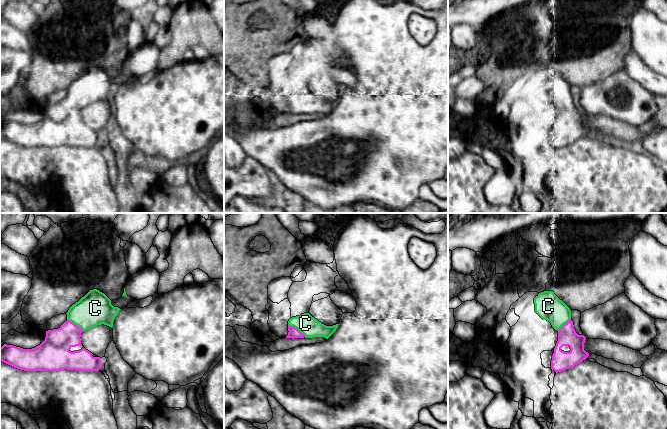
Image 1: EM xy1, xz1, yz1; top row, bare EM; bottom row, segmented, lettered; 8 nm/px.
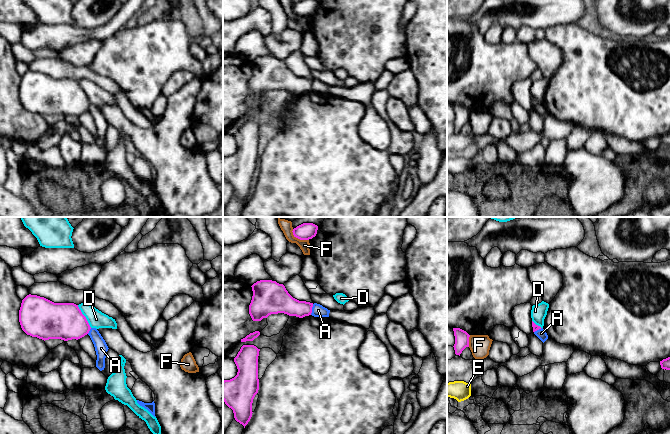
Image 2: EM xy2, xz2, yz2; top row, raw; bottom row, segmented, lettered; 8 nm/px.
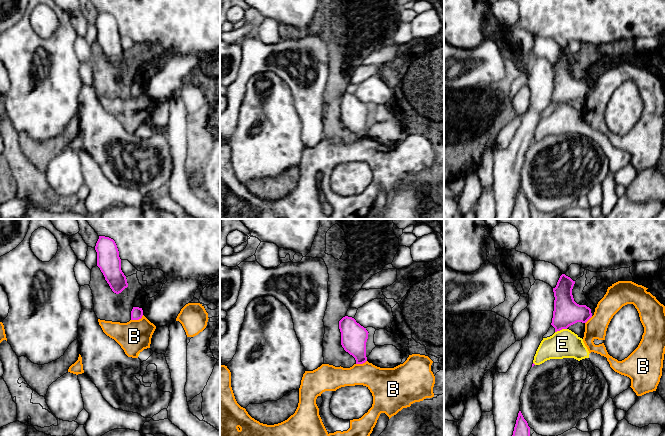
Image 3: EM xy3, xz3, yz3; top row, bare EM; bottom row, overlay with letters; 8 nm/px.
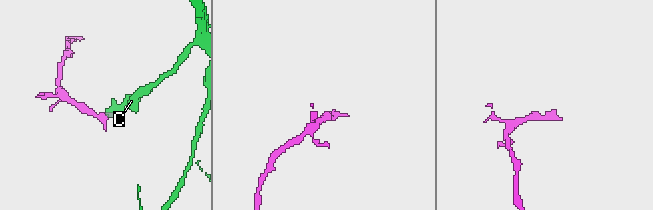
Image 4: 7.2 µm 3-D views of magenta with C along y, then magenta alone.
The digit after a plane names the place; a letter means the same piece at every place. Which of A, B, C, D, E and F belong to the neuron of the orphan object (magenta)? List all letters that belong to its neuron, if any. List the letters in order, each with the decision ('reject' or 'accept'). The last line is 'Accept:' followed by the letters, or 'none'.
A: reject
B: reject
C: accept
D: reject
E: reject
F: reject
Accept: C

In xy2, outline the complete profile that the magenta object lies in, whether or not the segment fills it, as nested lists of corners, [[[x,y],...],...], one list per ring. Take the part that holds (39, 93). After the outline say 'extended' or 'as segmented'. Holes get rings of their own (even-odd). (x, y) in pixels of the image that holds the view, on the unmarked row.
[[[27,71],[21,79],[19,98],[22,106],[42,116],[80,115],[91,105],[86,93],[74,79],[54,79],[44,73]]]; as segmented

